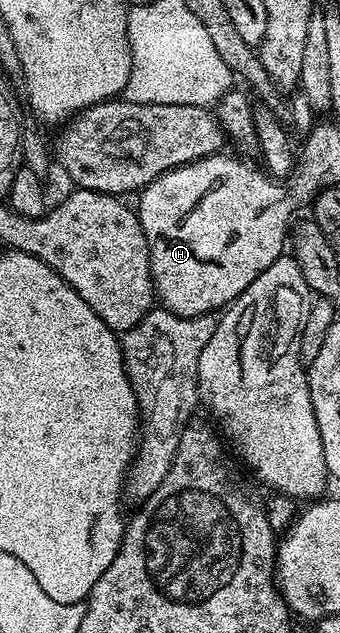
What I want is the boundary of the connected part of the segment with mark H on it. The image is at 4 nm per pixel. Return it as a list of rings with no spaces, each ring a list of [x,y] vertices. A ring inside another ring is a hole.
[[[218,152],[212,157],[203,157],[189,165],[179,165],[177,169],[172,169],[169,173],[163,173],[158,179],[154,179],[139,194],[140,205],[138,204],[138,216],[142,223],[142,231],[148,240],[148,250],[150,251],[150,271],[152,272],[152,288],[159,304],[163,308],[169,309],[172,313],[177,313],[179,317],[201,317],[204,313],[223,310],[232,304],[270,263],[277,261],[285,252],[286,242],[290,237],[290,221],[288,225],[288,205],[289,198],[285,190],[280,189],[275,180],[269,177],[263,168],[251,165],[248,161],[243,161],[240,157],[224,157],[223,152]]]

